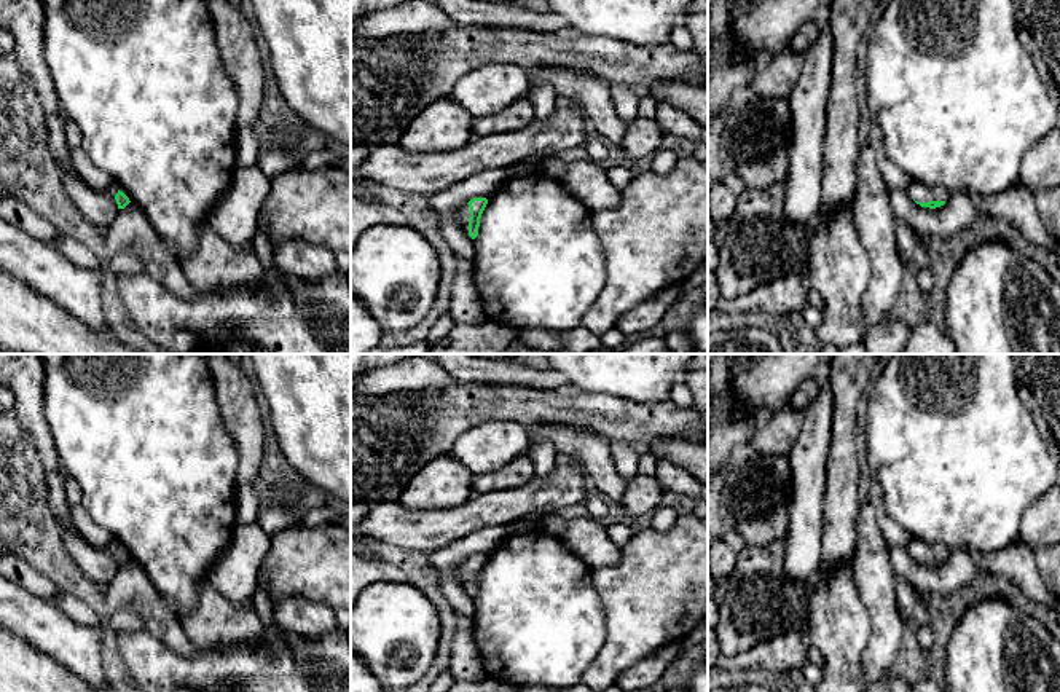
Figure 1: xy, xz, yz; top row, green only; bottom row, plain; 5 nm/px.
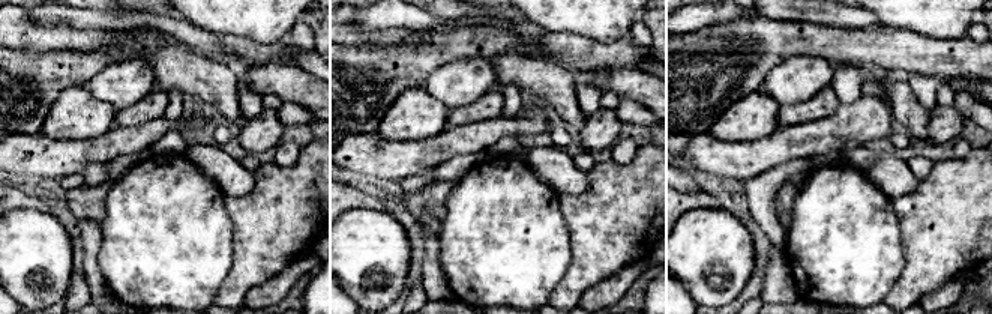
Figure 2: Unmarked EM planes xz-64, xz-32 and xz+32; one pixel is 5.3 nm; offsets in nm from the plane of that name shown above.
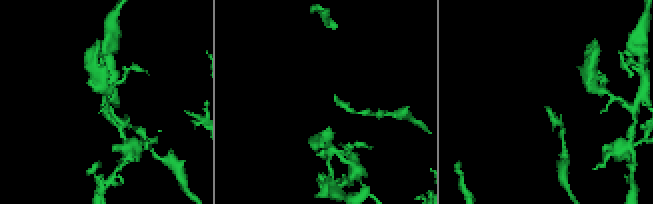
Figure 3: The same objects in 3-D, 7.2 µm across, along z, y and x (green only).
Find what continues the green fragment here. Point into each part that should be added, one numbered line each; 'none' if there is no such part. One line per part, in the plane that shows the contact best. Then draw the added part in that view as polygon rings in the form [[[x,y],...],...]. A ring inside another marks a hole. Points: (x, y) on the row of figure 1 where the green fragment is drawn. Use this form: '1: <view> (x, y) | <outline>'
1: xz (464, 212) | [[[464,204],[459,210],[457,210],[457,218],[465,231],[465,234],[469,236],[469,218],[470,218],[470,207],[469,204]]]

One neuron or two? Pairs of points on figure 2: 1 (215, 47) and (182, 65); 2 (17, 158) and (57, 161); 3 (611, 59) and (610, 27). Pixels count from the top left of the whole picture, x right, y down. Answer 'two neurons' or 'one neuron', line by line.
1: two neurons
2: one neuron
3: two neurons

